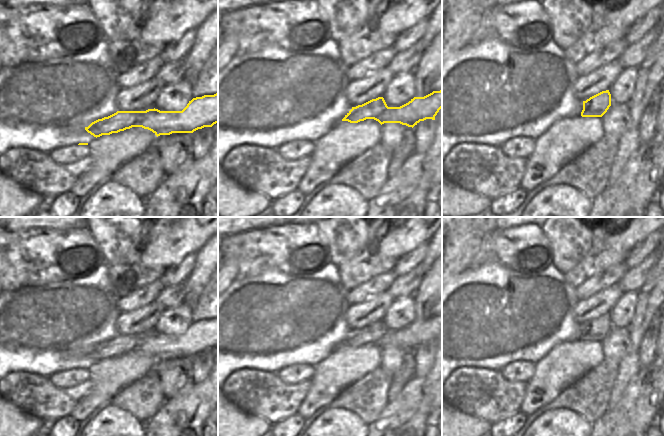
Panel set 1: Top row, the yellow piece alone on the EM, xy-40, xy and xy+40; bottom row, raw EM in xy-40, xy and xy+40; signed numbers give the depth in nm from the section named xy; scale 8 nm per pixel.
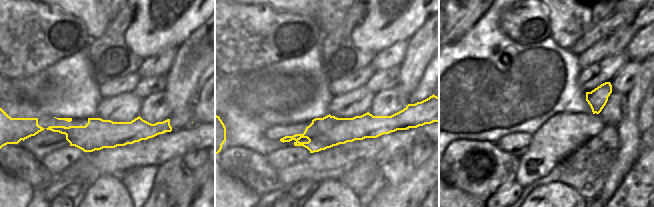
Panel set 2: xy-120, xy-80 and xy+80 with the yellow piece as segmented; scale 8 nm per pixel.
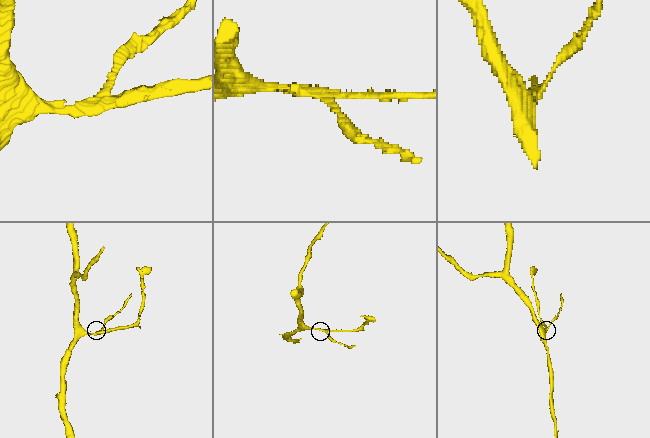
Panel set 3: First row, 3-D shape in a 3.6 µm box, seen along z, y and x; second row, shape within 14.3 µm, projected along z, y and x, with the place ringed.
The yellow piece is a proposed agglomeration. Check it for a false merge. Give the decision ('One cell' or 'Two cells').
Two cells

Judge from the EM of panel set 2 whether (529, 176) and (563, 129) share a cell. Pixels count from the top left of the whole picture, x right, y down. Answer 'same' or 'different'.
same

